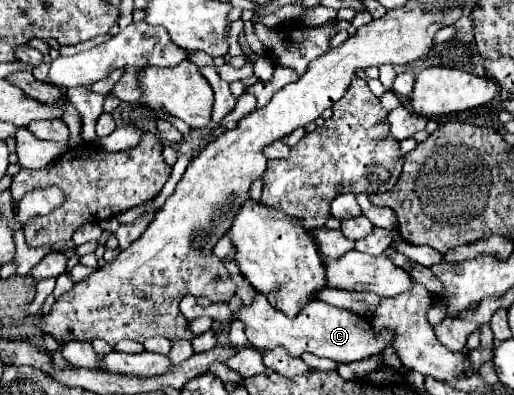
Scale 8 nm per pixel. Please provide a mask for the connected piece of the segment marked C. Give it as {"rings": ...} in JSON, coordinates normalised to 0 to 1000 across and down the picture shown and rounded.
{"rings":[[[498,744],[498,754],[482,775],[471,770],[463,790],[451,790],[444,770],[409,770],[401,775],[401,785],[416,795],[412,810],[424,820],[447,825],[455,810],[467,810],[475,820],[475,841],[486,871],[510,891],[529,886],[537,876],[553,876],[568,901],[607,891],[626,906],[646,906],[650,916],[689,916],[739,896],[763,866],[763,846],[755,846],[755,835],[747,835],[747,846],[728,846],[716,810],[704,810],[696,795],[650,780],[623,759],[599,765],[572,805],[533,780],[510,744]]]}

